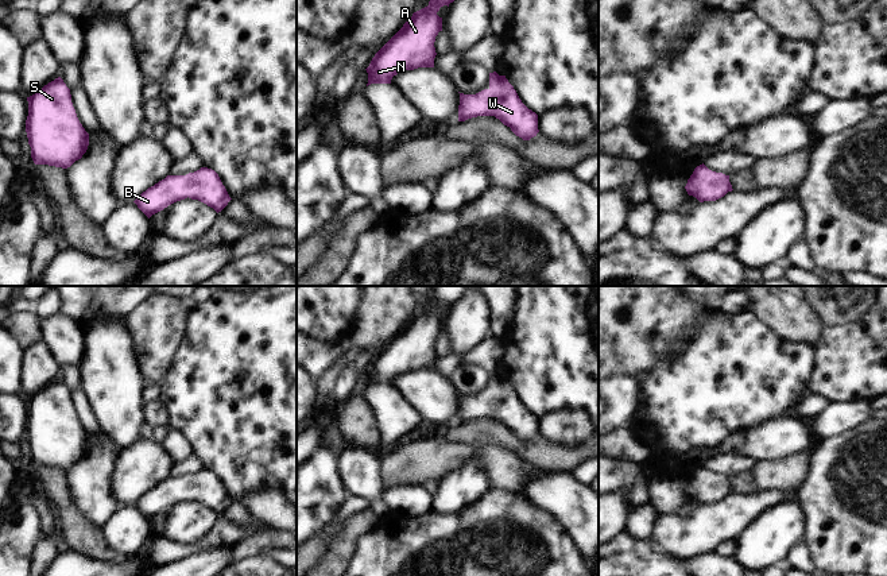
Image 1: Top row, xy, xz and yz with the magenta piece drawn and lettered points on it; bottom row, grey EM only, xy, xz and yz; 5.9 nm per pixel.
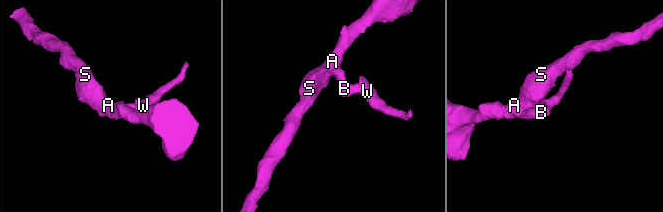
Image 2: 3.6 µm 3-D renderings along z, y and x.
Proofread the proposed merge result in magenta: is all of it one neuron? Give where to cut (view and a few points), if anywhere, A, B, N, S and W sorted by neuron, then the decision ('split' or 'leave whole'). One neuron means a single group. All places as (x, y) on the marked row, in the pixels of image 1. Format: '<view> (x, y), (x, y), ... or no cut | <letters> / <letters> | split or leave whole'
no cut | A B N S W | leave whole

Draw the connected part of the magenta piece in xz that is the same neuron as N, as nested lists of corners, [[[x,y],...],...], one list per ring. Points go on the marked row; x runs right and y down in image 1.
[[[430,0],[429,5],[414,12],[403,27],[375,54],[369,66],[368,85],[371,84],[391,84],[391,80],[398,73],[414,70],[418,67],[434,67],[437,55],[434,42],[439,31],[442,31],[442,18],[437,15],[441,7],[453,3],[454,0]]]

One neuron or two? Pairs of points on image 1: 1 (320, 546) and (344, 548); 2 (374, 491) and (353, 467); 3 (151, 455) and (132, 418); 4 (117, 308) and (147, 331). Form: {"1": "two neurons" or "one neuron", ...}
{"1": "two neurons", "2": "one neuron", "3": "two neurons", "4": "two neurons"}

